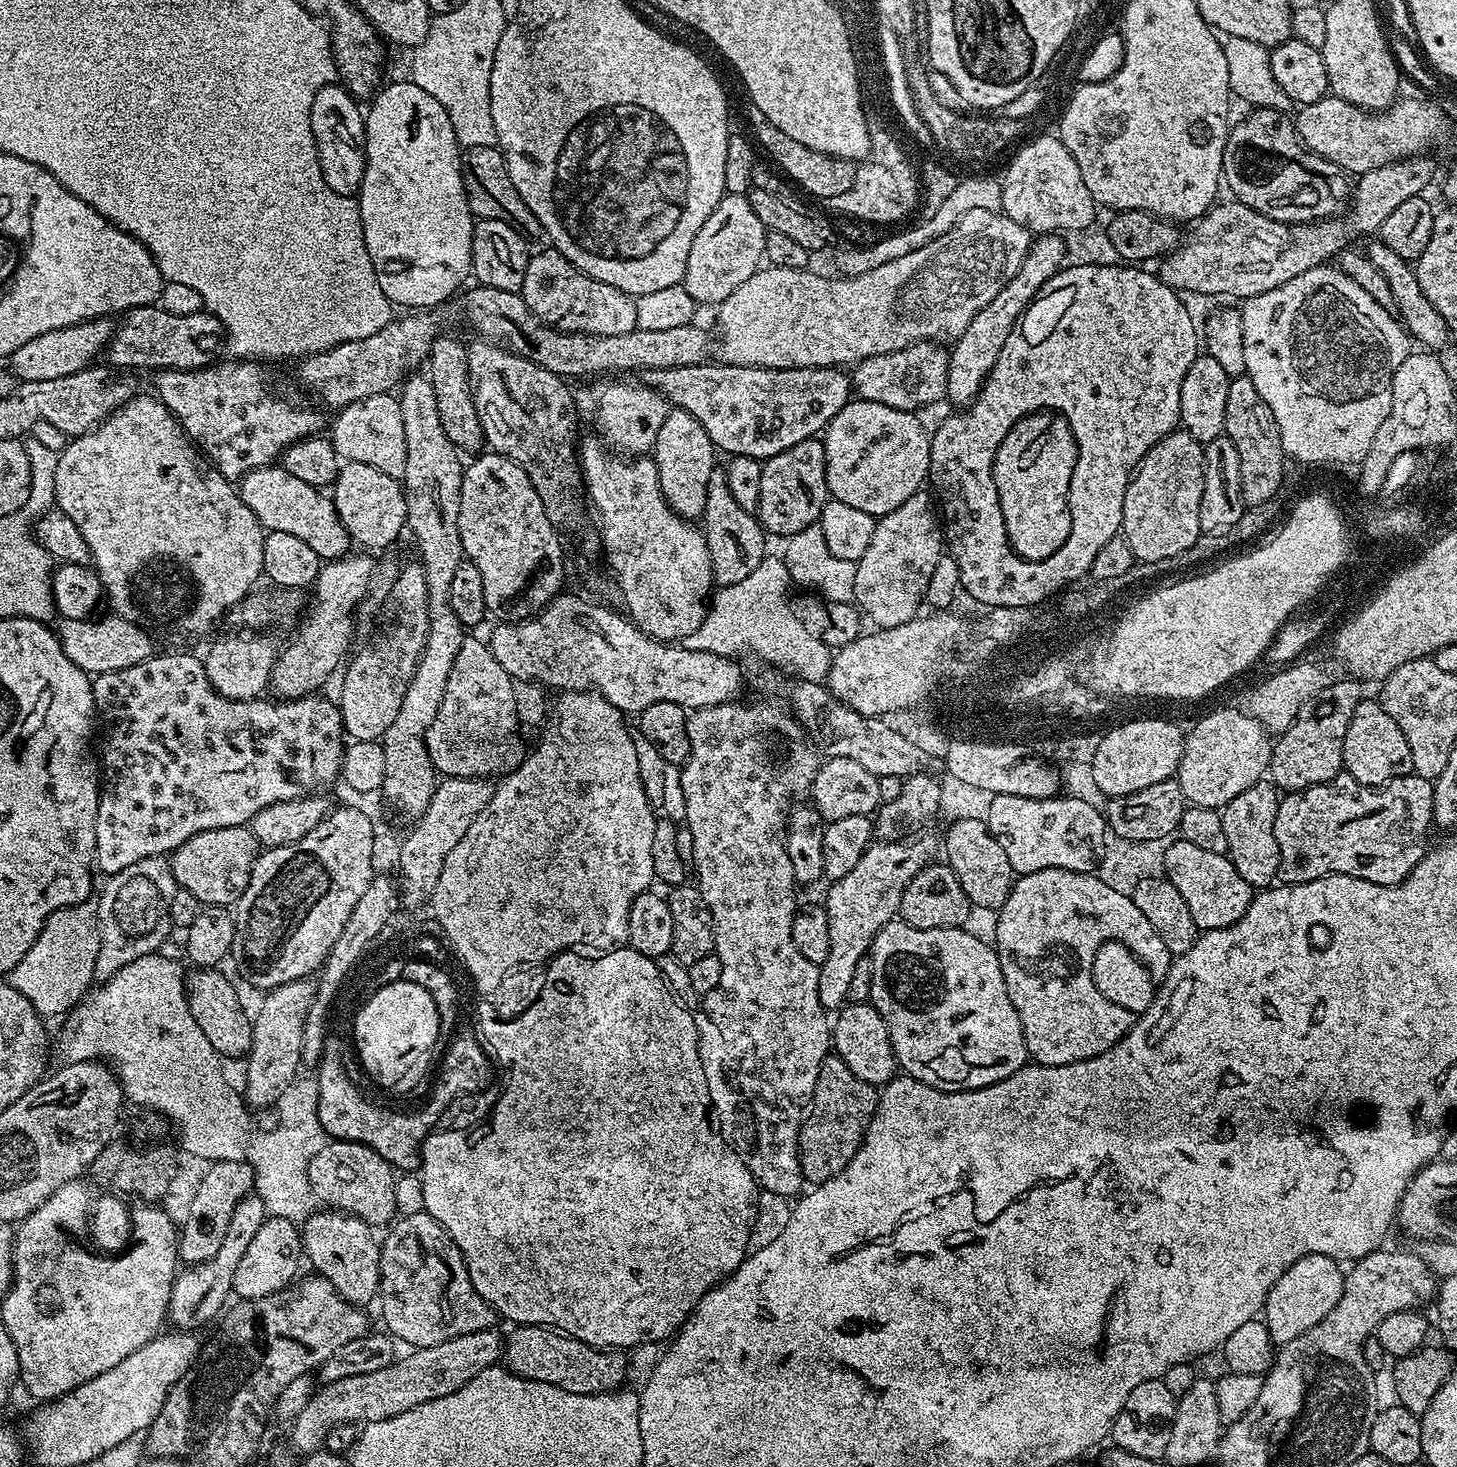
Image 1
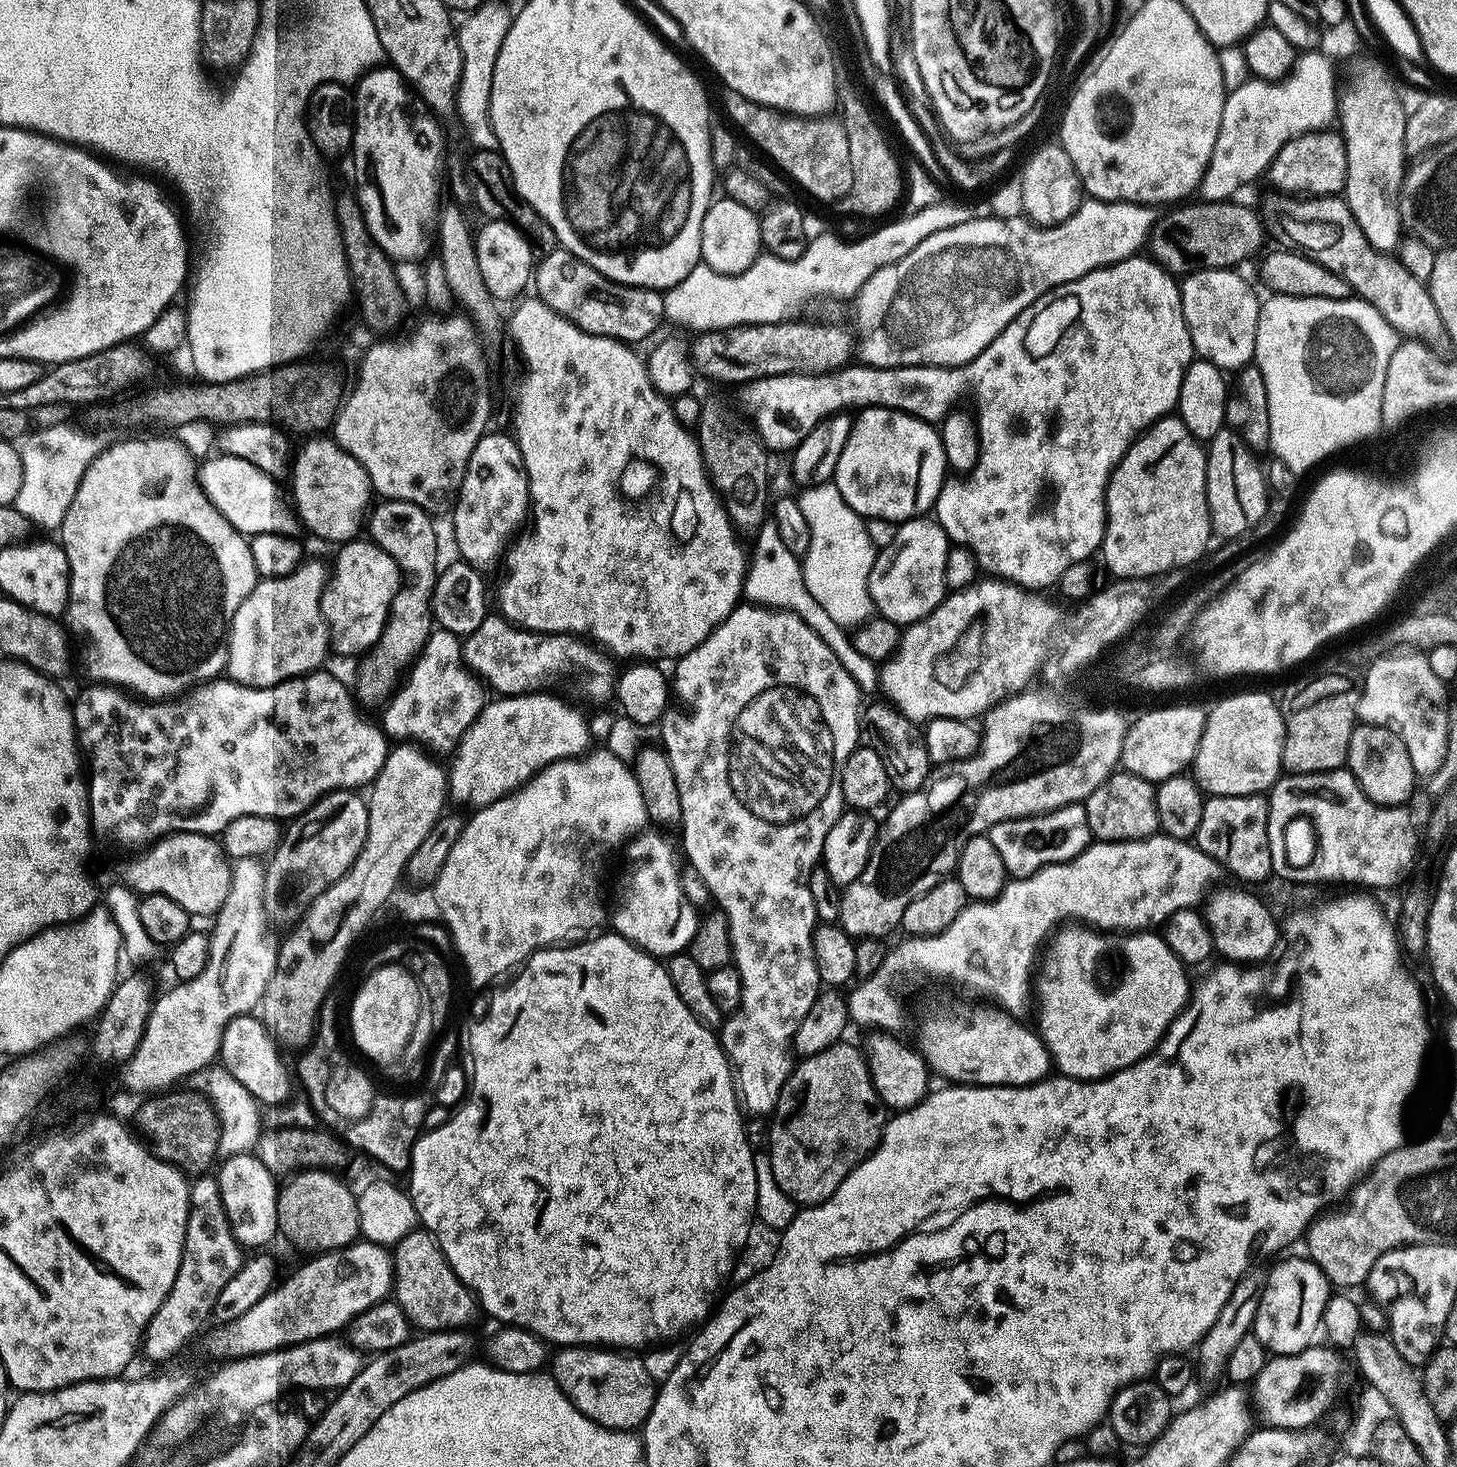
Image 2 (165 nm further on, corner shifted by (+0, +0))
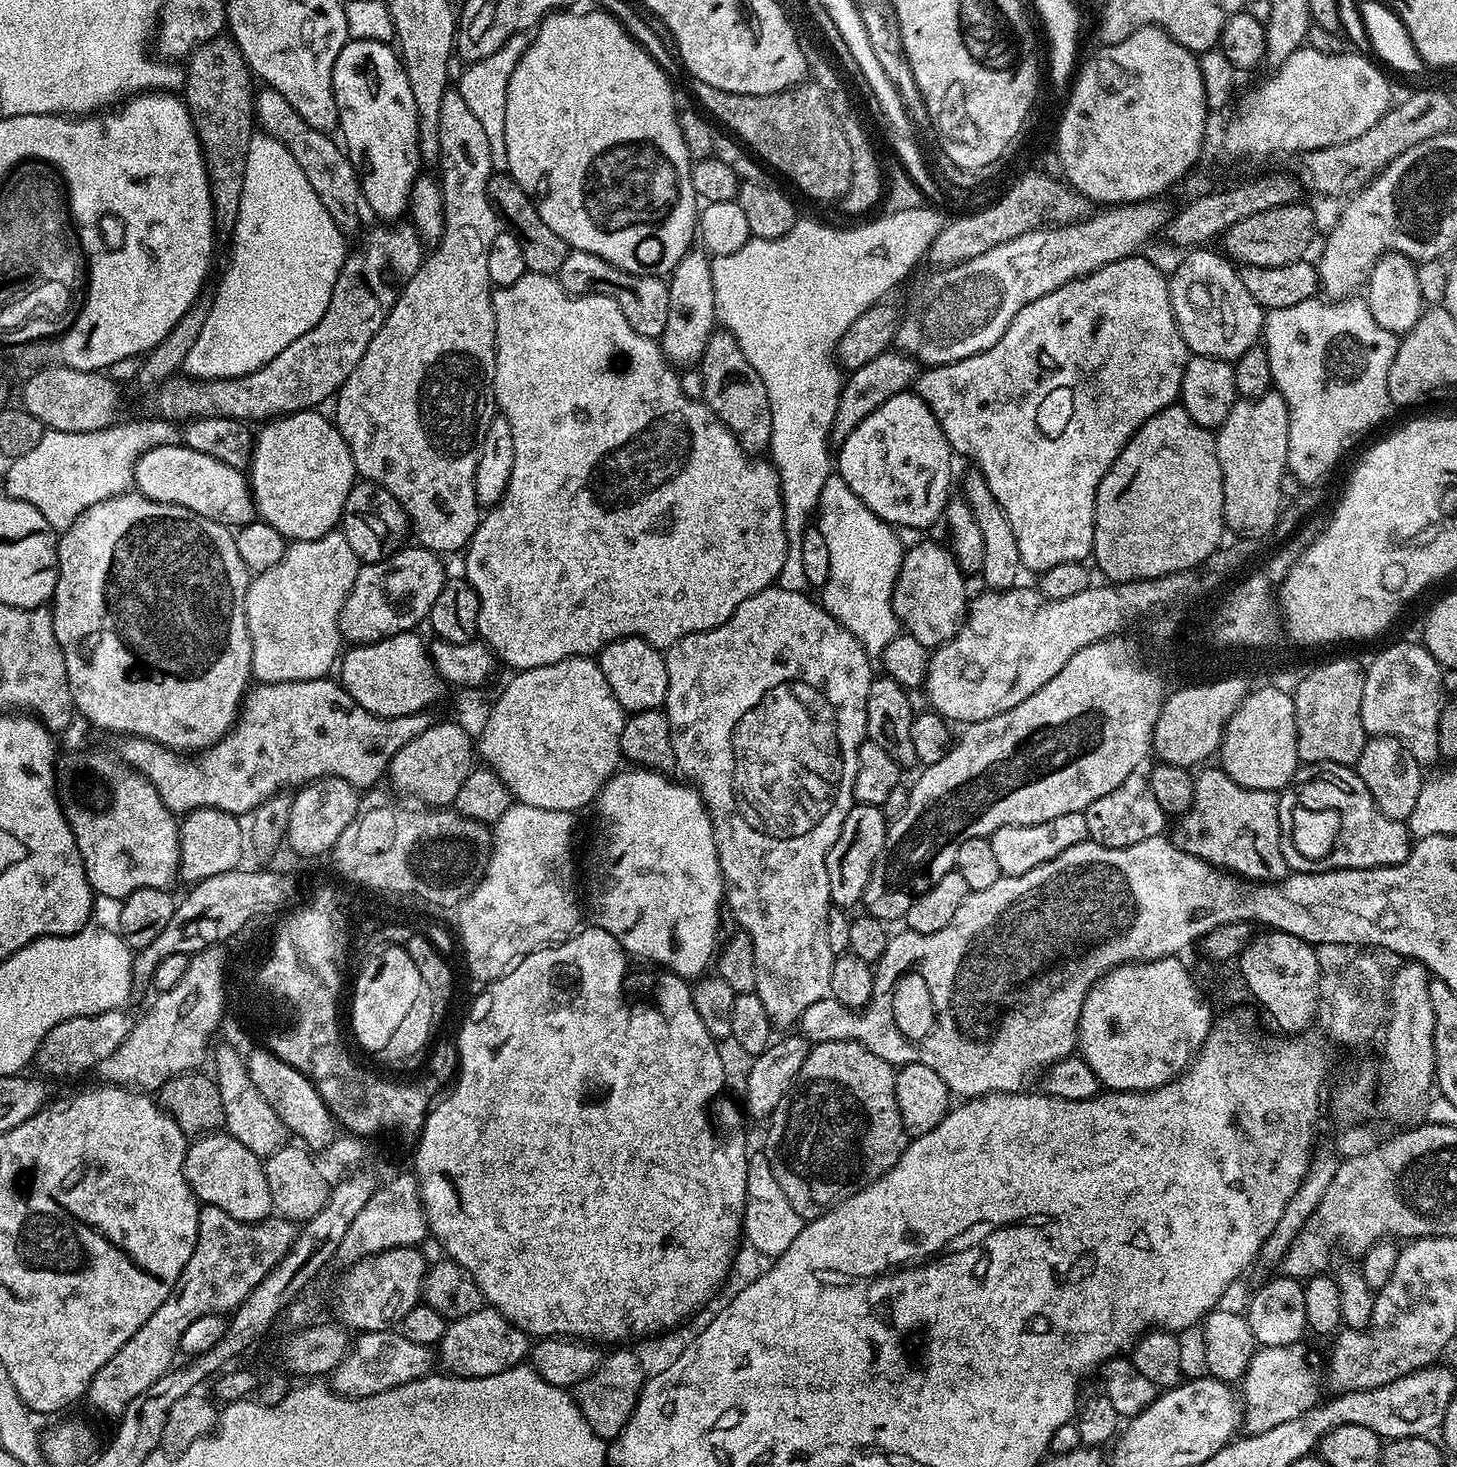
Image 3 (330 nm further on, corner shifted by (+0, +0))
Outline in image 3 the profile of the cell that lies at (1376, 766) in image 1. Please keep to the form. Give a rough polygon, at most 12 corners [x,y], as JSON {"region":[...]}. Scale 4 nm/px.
{"region":[[1368,736],[1354,767],[1386,818],[1410,818],[1426,776],[1398,738]]}

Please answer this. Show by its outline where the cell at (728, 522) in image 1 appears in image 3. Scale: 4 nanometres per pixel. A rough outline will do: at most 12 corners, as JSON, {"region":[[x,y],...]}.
{"region":[[713,331],[702,400],[749,454],[772,437],[766,386],[742,346]]}

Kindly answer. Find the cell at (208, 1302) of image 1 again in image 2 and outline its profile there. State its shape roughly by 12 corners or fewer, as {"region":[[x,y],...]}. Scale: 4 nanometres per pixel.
{"region":[[254,1154],[219,1165],[241,1249],[277,1239],[277,1177]]}

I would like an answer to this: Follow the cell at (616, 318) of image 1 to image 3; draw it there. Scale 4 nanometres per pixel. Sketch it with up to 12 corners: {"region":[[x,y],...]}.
{"region":[[569,251],[558,279],[572,296],[612,296],[638,334],[658,338],[667,279]]}

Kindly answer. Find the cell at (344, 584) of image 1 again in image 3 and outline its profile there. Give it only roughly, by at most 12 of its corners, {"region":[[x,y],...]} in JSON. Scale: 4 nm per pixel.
{"region":[[423,546],[361,567],[340,611],[349,645],[419,629],[445,586]]}

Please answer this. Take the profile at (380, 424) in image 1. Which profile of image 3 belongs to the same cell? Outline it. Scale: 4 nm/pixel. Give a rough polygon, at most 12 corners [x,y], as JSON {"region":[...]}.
{"region":[[442,98],[444,233],[334,400],[357,473],[467,549],[494,415],[490,142]]}

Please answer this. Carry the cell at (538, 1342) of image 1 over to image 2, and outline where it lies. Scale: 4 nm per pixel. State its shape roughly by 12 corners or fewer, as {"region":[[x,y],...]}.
{"region":[[557,1347],[550,1375],[586,1418],[647,1422],[658,1384],[639,1355]]}

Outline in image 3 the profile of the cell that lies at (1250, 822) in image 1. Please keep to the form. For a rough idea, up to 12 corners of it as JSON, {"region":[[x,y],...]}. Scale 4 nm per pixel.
{"region":[[1219,766],[1170,839],[1253,882],[1289,875],[1277,793]]}

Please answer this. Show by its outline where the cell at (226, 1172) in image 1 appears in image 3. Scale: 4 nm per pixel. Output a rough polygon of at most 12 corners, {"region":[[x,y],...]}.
{"region":[[198,1214],[194,1254],[86,1400],[119,1418],[186,1329],[239,1308],[297,1225]]}

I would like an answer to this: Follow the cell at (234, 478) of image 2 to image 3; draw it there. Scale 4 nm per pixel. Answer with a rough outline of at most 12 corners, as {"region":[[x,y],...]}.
{"region":[[189,448],[164,496],[227,528],[255,521],[247,475]]}

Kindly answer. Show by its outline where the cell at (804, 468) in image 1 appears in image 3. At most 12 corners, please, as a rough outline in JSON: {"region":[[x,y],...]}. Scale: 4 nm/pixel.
{"region":[[899,350],[851,369],[840,390],[831,443],[882,402],[909,391],[921,365]]}

